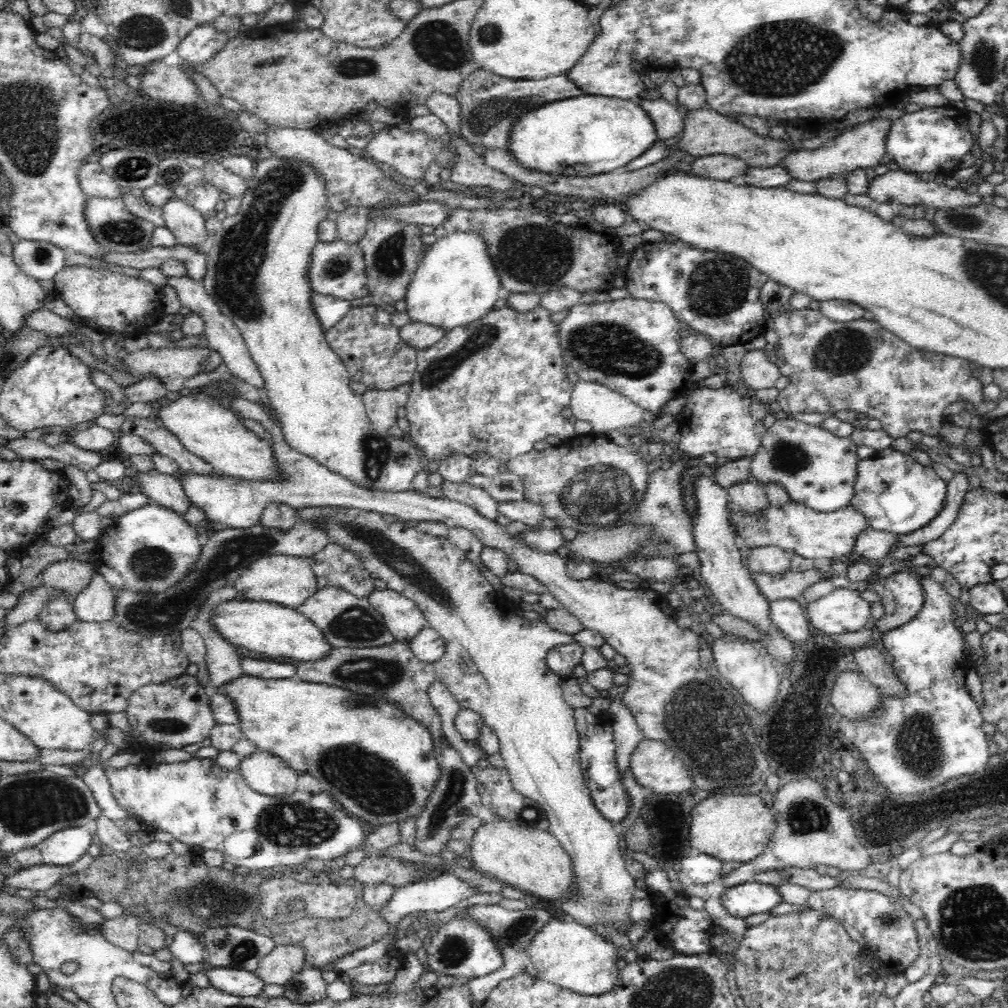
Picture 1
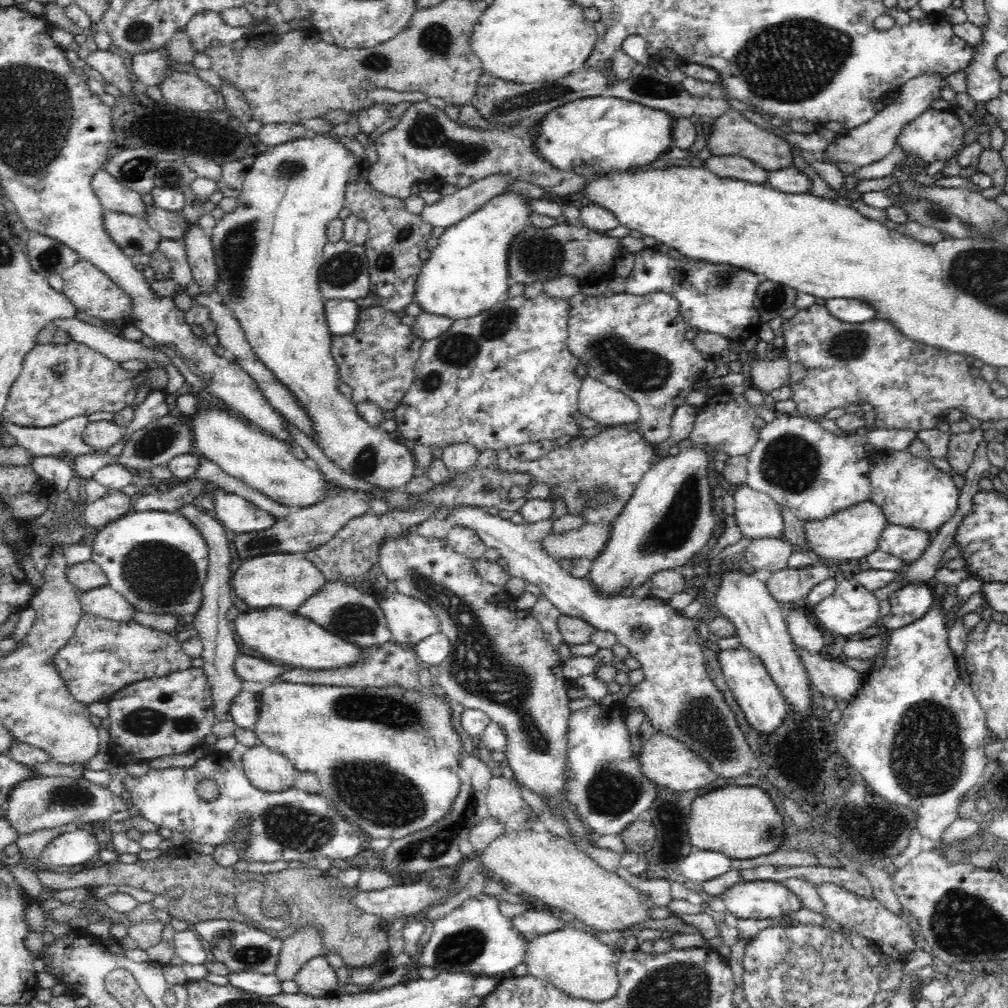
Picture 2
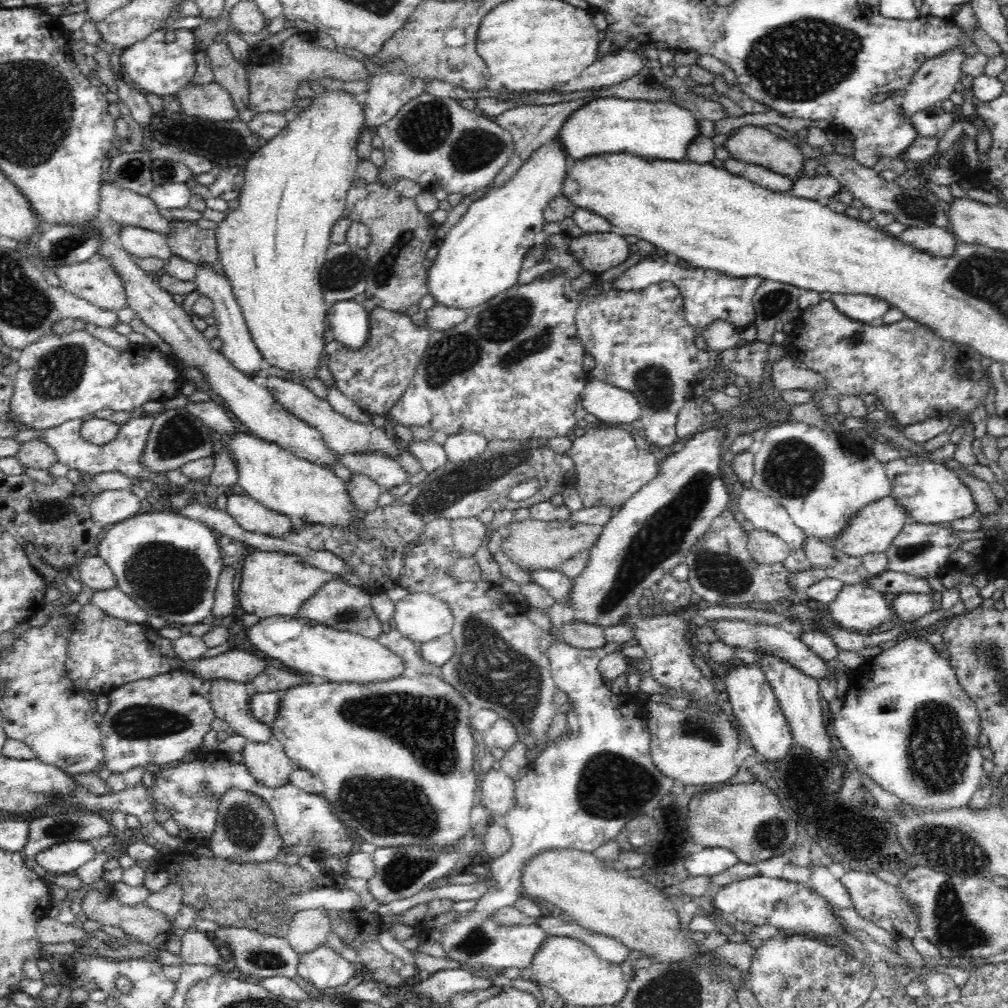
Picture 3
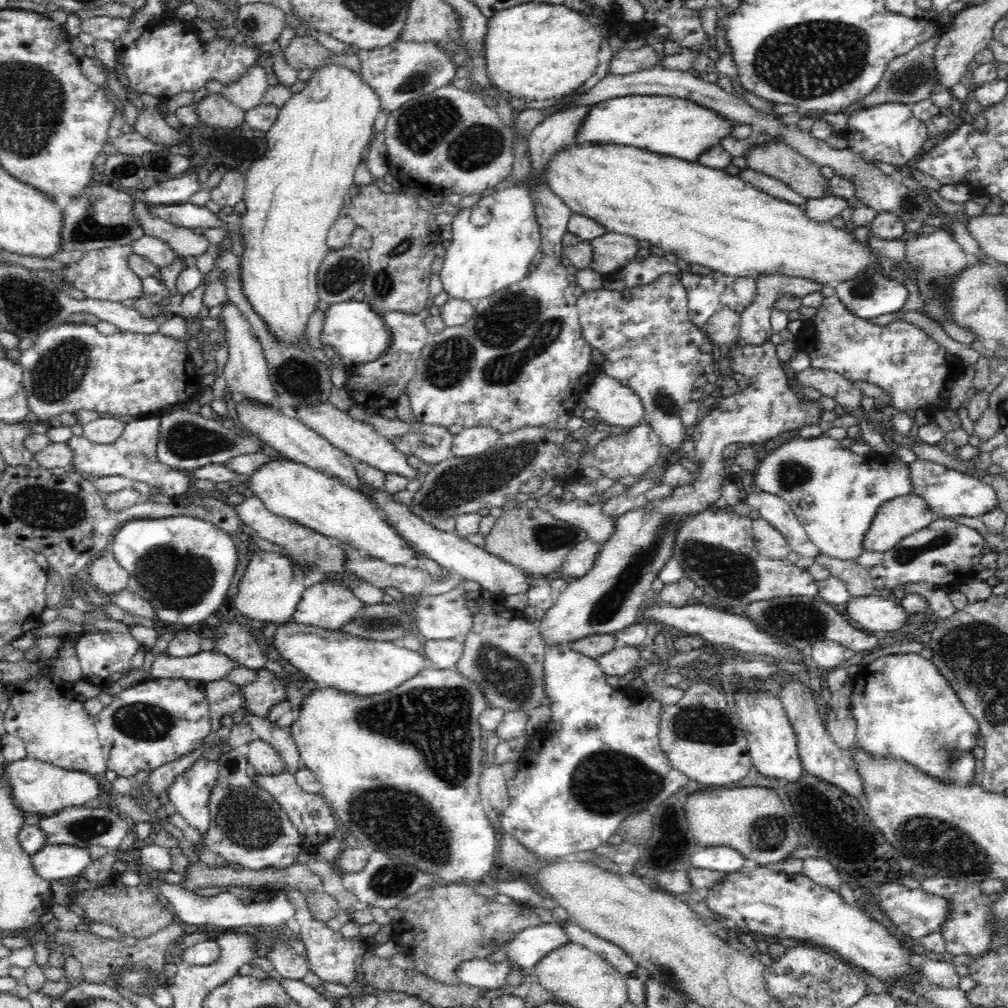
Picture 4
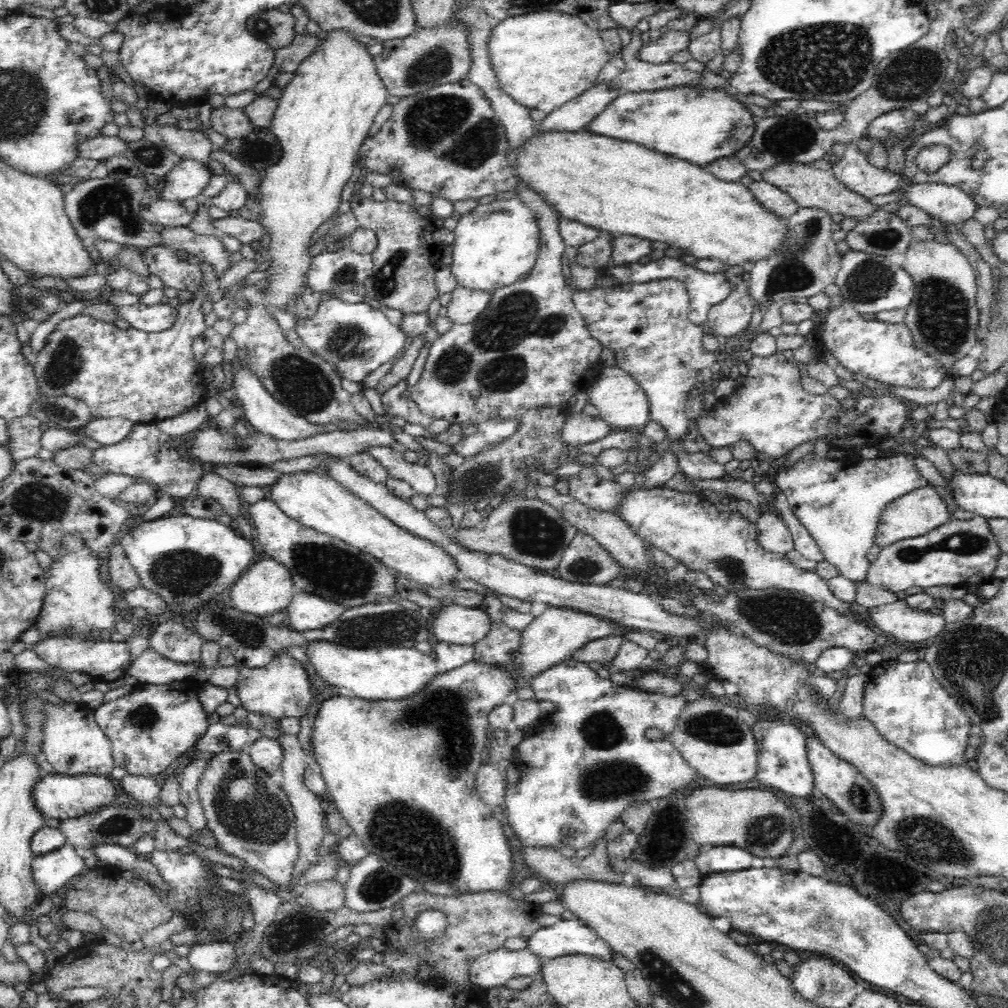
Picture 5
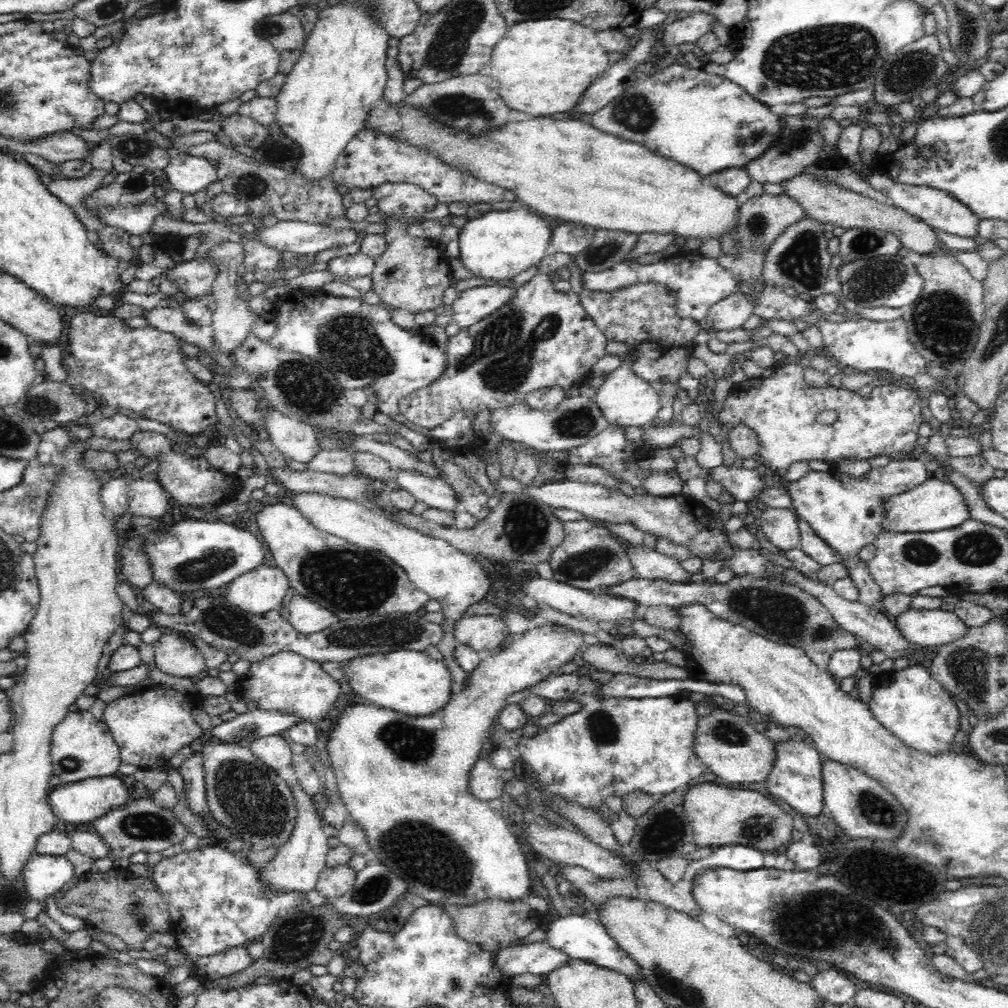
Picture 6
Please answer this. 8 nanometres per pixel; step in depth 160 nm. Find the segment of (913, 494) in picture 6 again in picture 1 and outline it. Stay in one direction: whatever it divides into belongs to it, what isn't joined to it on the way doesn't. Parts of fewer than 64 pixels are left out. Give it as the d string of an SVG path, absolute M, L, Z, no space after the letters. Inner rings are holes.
M794 501L776 507L765 506L758 514L747 516L730 507L729 519L736 525L738 539L744 540L748 550L758 546L778 546L786 552L799 554L804 558L840 558L856 550L856 540L870 528L866 514L854 506L846 506L835 512L816 513L808 505L798 505Z

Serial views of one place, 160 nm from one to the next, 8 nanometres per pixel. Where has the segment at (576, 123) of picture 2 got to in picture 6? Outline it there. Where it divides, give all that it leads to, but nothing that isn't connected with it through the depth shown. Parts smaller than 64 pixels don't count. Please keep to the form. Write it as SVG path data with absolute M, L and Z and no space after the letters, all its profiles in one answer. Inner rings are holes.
M674 63L656 72L646 80L638 80L634 86L627 88L620 96L608 102L599 112L590 116L589 122L602 132L613 134L646 146L651 151L687 166L707 178L711 174L726 169L738 168L762 158L772 146L782 140L785 122L780 126L780 116L766 108L766 104L748 94L736 82L724 77L706 73L702 68L689 67Z

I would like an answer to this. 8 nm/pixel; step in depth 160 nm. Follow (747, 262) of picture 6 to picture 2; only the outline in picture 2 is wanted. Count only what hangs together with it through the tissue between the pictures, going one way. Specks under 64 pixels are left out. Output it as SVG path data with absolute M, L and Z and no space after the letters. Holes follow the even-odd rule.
M711 155L704 161L703 166L726 178L742 179L744 182L758 185L766 185L769 182L769 171L747 158Z

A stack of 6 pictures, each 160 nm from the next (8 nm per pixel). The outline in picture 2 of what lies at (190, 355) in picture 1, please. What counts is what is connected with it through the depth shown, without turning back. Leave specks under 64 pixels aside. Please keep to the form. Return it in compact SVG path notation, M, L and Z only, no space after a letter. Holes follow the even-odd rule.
M61 318L61 320L50 321L49 324L53 324L60 330L64 329L70 335L71 339L78 342L84 342L86 346L93 347L94 350L101 351L106 358L112 359L114 362L126 362L126 360L142 360L146 364L147 368L150 366L150 362L159 362L163 369L168 374L167 389L168 393L176 393L184 384L187 384L187 380L183 377L183 374L174 366L174 363L170 361L170 357L166 356L158 347L148 348L140 341L124 340L120 335L110 333L104 330L102 327L98 327L80 319L74 318Z

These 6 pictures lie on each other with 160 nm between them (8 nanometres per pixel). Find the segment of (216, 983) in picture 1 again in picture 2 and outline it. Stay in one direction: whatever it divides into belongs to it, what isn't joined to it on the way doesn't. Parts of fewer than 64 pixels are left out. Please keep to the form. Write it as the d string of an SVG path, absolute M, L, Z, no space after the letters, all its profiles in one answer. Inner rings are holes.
M234 972L228 974L228 982L234 988L244 990L257 996L276 996L282 994L280 981L275 974L258 974L256 972Z

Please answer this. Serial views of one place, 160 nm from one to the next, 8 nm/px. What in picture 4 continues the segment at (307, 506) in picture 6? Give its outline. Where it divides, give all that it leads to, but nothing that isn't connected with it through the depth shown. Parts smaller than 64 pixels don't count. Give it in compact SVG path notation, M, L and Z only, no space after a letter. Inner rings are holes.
M275 456L248 477L247 482L254 497L262 500L266 509L274 515L295 521L347 548L362 548L371 558L391 565L417 566L414 551L380 517L368 498L337 479L289 459L276 459Z

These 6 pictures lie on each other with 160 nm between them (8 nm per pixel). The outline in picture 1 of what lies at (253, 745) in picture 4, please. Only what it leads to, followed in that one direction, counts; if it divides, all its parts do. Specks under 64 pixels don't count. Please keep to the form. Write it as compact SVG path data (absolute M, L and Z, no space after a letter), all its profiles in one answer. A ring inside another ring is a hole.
M255 751L241 759L238 769L246 784L260 794L282 797L297 790L299 772L273 754Z

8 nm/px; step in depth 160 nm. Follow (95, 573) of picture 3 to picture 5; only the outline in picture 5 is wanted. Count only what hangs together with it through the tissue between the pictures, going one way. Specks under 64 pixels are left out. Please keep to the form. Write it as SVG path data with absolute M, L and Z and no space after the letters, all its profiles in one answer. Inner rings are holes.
M118 543L113 544L110 549L108 578L110 584L118 586L121 591L130 591L141 586L136 569L130 564L124 549Z

